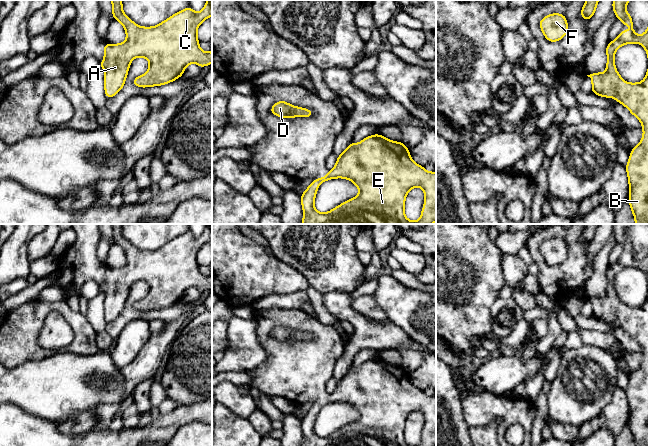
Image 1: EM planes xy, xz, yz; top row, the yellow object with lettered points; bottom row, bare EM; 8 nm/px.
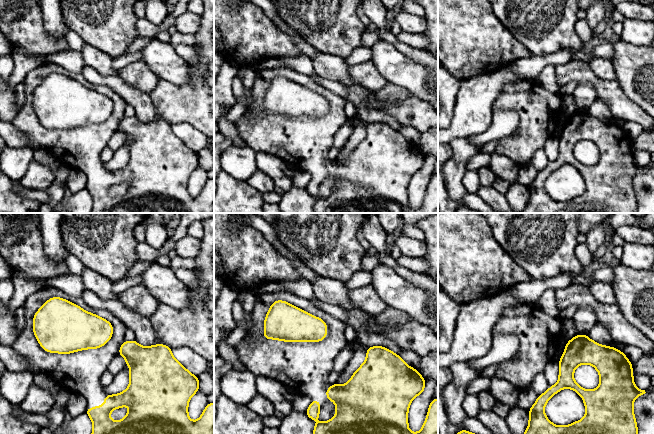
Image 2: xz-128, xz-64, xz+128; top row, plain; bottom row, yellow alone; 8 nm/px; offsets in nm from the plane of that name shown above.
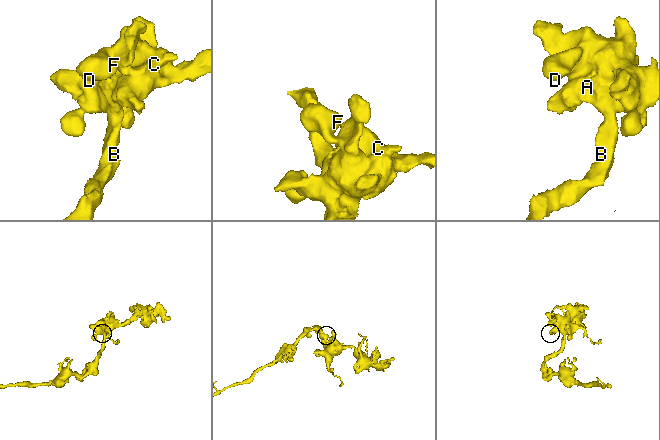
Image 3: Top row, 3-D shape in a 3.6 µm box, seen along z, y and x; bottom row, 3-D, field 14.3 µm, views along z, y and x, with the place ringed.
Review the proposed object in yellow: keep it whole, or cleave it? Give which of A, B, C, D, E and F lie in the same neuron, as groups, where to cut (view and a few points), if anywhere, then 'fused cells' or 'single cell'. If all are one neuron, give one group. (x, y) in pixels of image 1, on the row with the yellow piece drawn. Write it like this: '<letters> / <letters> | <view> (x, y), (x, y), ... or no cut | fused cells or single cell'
A B C D E F | no cut | single cell

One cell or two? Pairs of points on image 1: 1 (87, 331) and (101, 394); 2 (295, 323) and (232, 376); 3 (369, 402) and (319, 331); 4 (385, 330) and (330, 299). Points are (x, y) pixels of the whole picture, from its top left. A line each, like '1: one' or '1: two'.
1: two
2: two
3: one
4: one

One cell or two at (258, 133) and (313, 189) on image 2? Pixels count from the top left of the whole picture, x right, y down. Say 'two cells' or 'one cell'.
one cell

